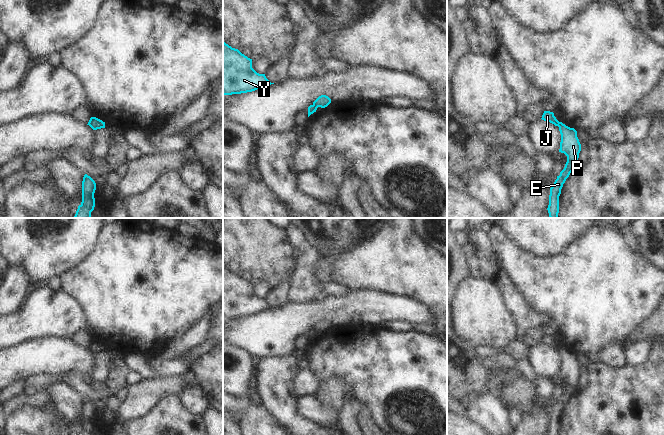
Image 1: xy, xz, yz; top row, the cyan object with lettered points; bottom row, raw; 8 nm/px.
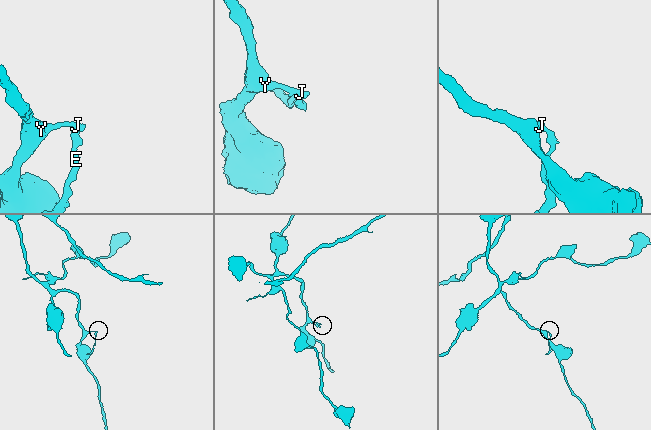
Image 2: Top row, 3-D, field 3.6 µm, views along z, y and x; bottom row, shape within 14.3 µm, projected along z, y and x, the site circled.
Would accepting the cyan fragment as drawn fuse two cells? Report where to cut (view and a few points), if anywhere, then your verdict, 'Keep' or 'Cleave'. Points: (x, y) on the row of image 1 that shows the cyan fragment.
Split along xz (313, 104), (317, 107). Cleave

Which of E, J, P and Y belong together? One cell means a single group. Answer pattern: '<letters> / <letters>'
E P / J Y

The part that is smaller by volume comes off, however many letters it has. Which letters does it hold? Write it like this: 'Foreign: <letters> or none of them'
Foreign: E, P

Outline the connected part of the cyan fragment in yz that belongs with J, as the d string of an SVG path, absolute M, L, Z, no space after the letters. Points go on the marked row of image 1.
M544 111L541 119L554 124L555 126L558 126L558 124L560 123L554 116L554 113L550 111Z

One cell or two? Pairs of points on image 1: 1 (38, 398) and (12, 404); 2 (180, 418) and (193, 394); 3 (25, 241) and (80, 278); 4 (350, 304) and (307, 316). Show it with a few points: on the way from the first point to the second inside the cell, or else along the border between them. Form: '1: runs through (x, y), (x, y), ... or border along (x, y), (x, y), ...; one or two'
1: runs through (32, 400), (18, 401); one
2: border along (177, 395), (181, 404), (186, 409), (201, 416); two
3: border along (87, 255), (59, 275); two
4: runs through (339, 309), (318, 310); one

